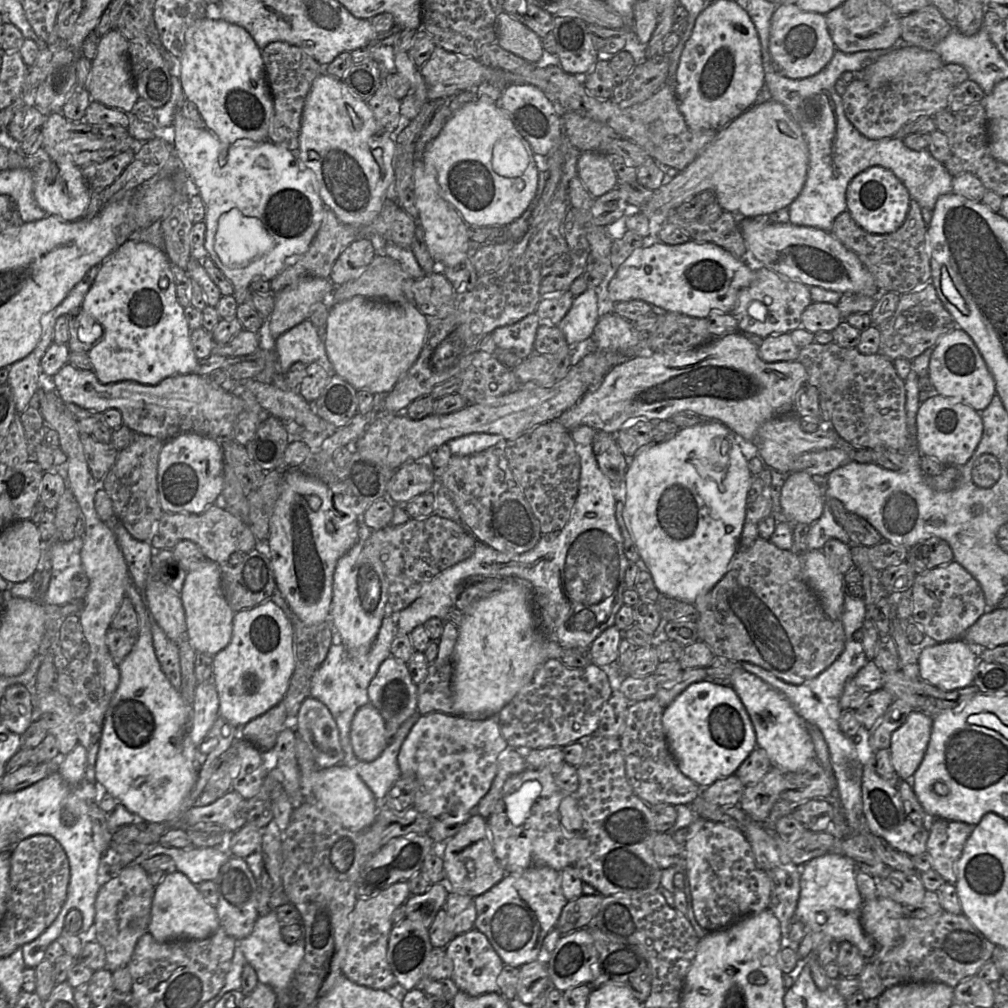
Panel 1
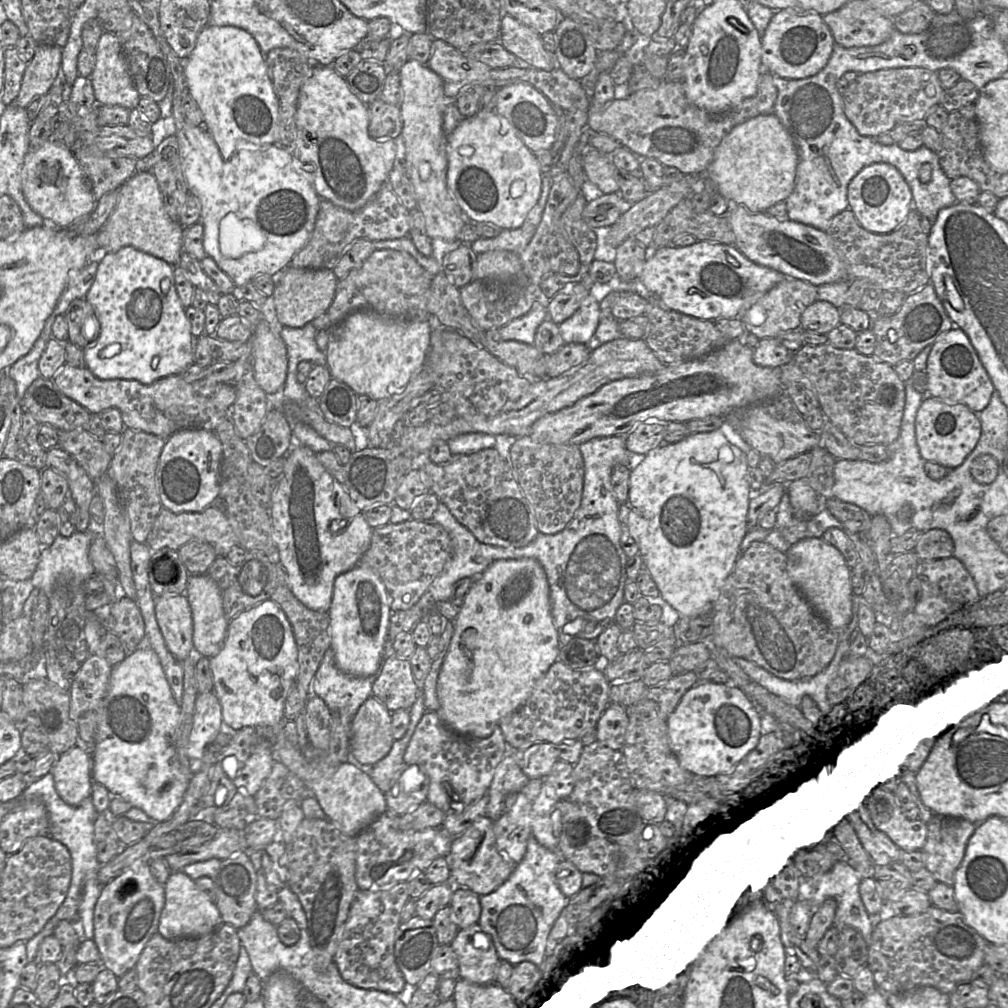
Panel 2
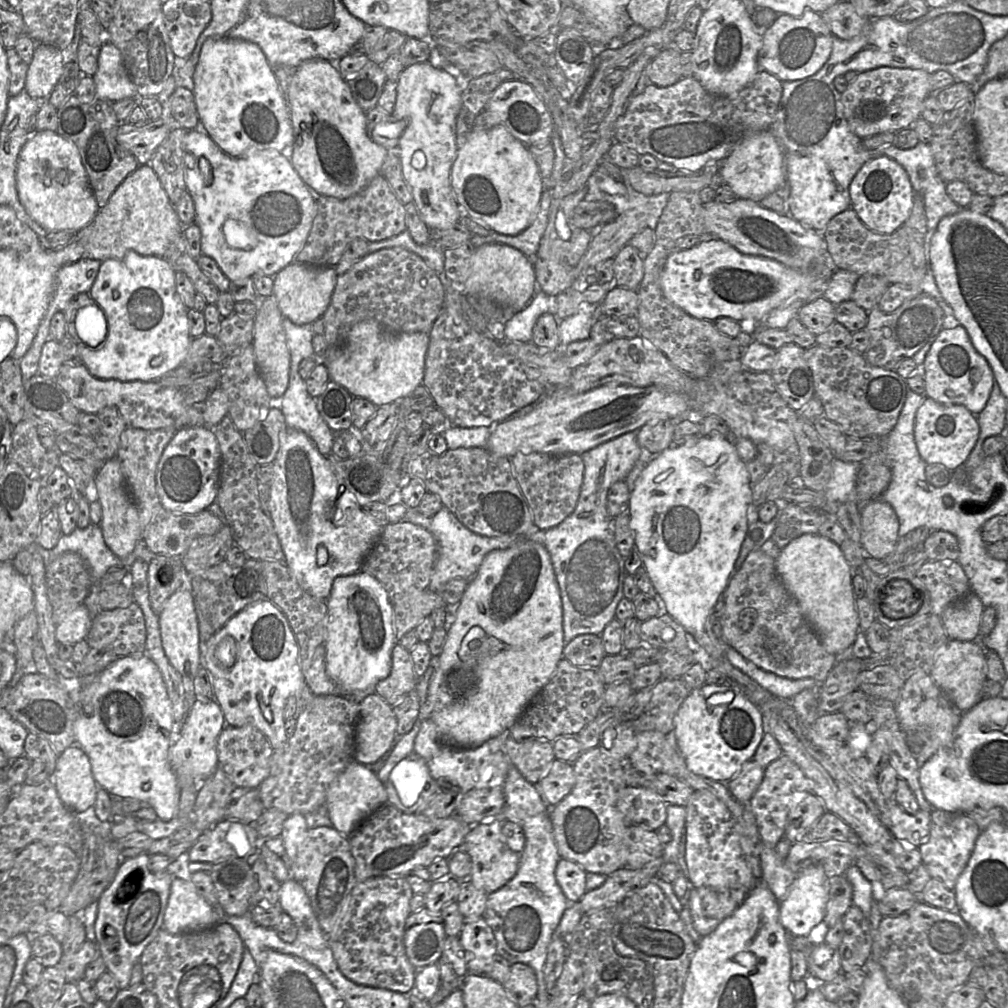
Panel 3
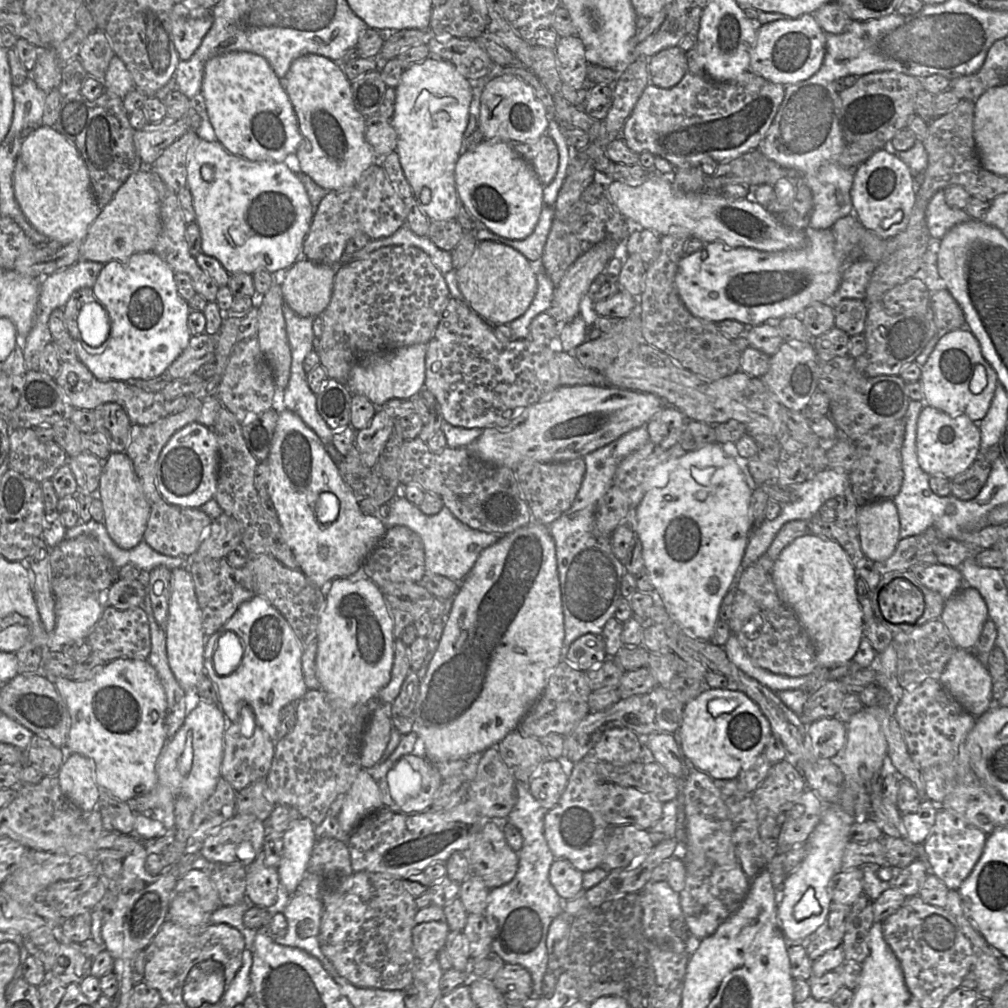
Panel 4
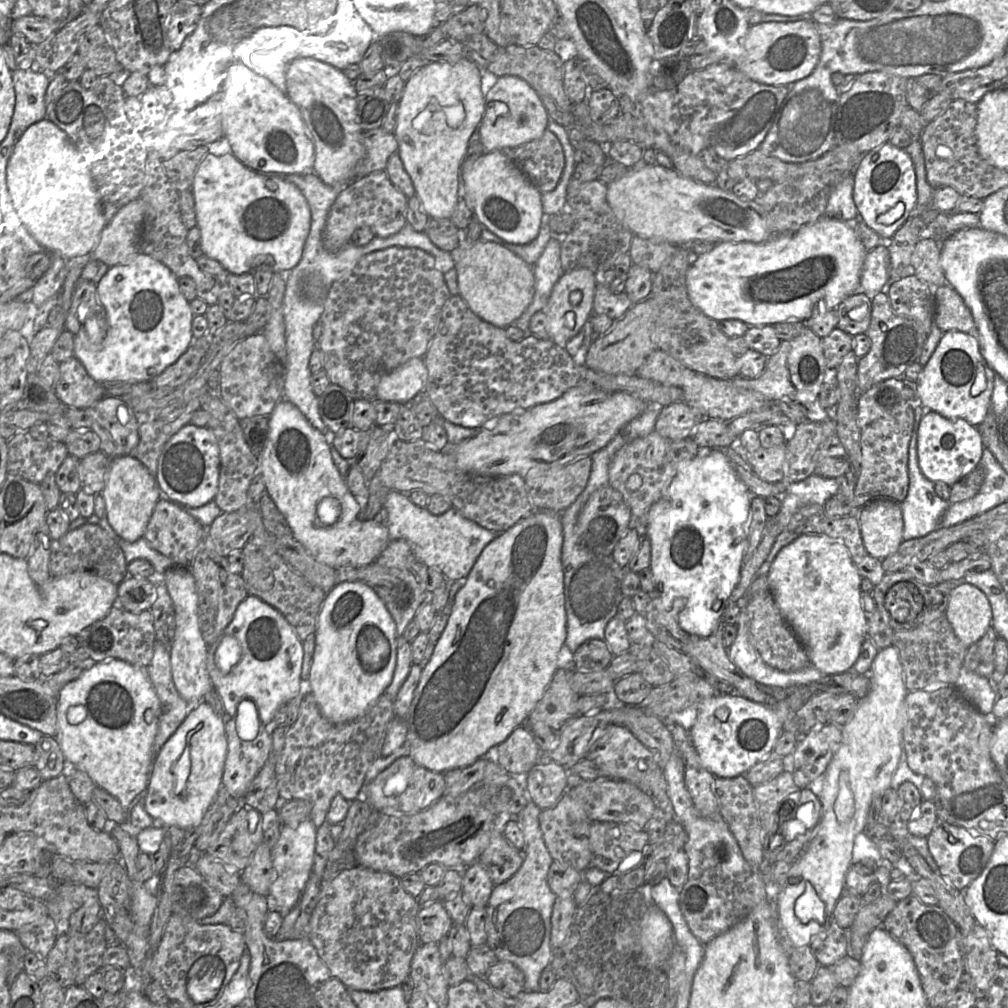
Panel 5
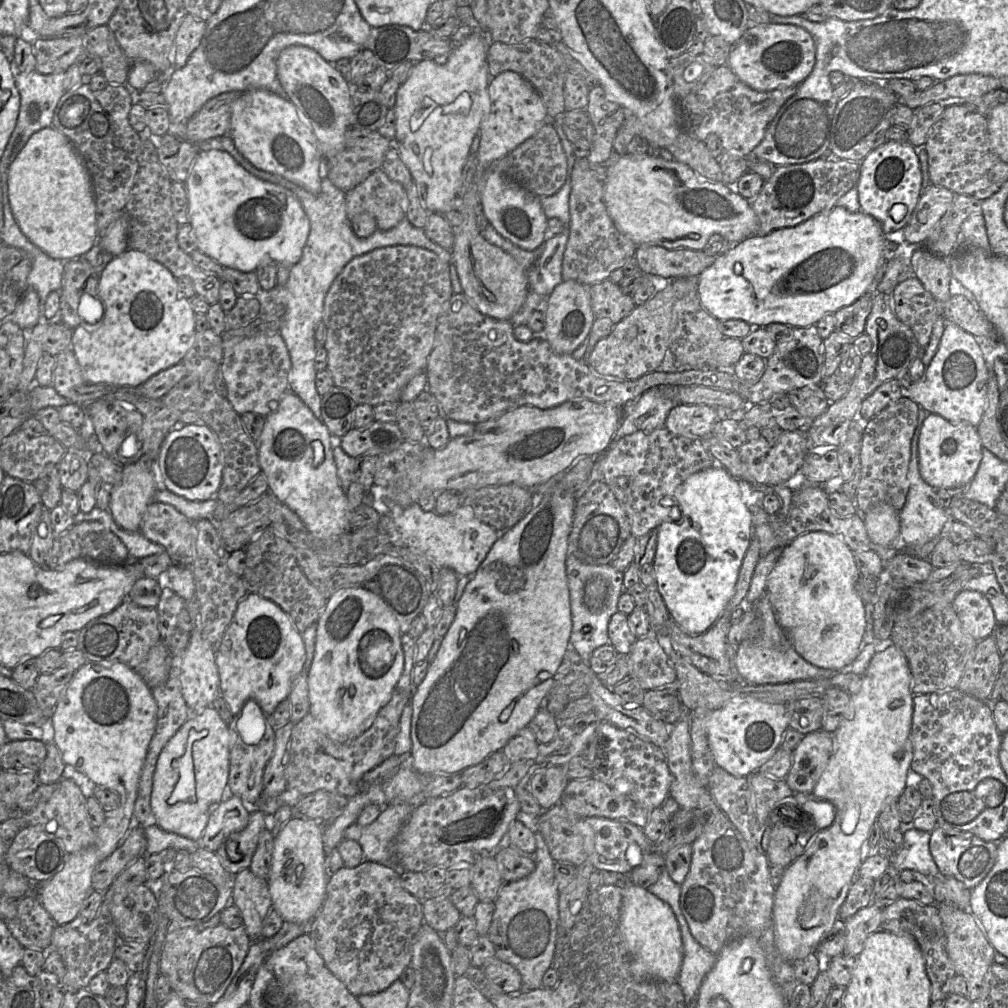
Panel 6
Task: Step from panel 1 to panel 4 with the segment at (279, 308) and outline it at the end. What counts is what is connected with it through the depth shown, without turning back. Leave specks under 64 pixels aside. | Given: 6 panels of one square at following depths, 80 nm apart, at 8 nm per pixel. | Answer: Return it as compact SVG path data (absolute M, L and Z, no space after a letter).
M298 259L280 277L286 303L301 317L317 317L328 306L336 275L336 267Z

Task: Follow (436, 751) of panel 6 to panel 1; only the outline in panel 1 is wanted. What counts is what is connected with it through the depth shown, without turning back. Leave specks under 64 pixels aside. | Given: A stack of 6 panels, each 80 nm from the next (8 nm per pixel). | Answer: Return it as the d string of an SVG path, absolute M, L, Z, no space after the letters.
M504 578L504 585L493 594L475 602L464 612L453 652L452 691L455 709L472 720L496 717L514 696L531 682L536 670L549 659L561 659L563 648L545 638L536 628L531 606L532 585L520 578Z

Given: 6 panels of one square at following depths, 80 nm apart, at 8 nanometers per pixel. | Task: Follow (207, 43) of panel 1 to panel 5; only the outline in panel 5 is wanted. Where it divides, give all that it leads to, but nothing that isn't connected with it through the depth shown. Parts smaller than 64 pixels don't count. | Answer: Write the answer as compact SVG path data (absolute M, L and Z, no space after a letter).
M245 66L232 67L224 77L221 89L220 89L220 115L221 115L221 136L223 136L230 148L231 154L243 163L246 167L263 173L265 175L290 175L290 174L304 174L313 172L314 164L314 145L312 138L307 130L299 109L290 101L288 96L278 89L270 80L261 76Z

